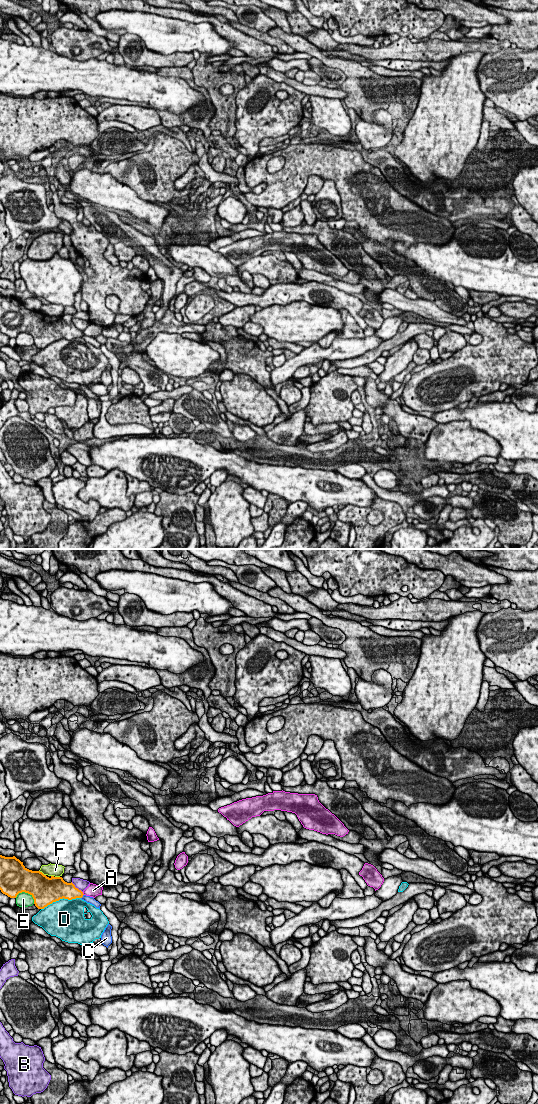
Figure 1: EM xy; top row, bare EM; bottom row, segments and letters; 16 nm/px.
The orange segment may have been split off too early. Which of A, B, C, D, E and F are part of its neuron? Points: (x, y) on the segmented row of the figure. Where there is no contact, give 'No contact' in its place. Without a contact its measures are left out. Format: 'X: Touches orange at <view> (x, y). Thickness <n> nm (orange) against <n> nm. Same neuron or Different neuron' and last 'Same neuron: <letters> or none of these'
A: Touches orange at xy (82, 893). Thickness 260 nm (orange) against 220 nm. Different neuron
B: Touches orange at xy (77, 888). Thickness 280 nm (orange) against 170 nm. Different neuron
C: Touches orange at xy (82, 896). Thickness 260 nm (orange) against 120 nm. Different neuron
D: Touches orange at xy (60, 898). Thickness 420 nm (orange) against 460 nm. Different neuron
E: Touches orange at xy (27, 892). Thickness 420 nm (orange) against 240 nm. Different neuron
F: Touches orange at xy (41, 872). Thickness 400 nm (orange) against 190 nm. Different neuron
Same neuron: none of these

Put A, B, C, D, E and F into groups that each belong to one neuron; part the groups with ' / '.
A / B / C / D / E / F

